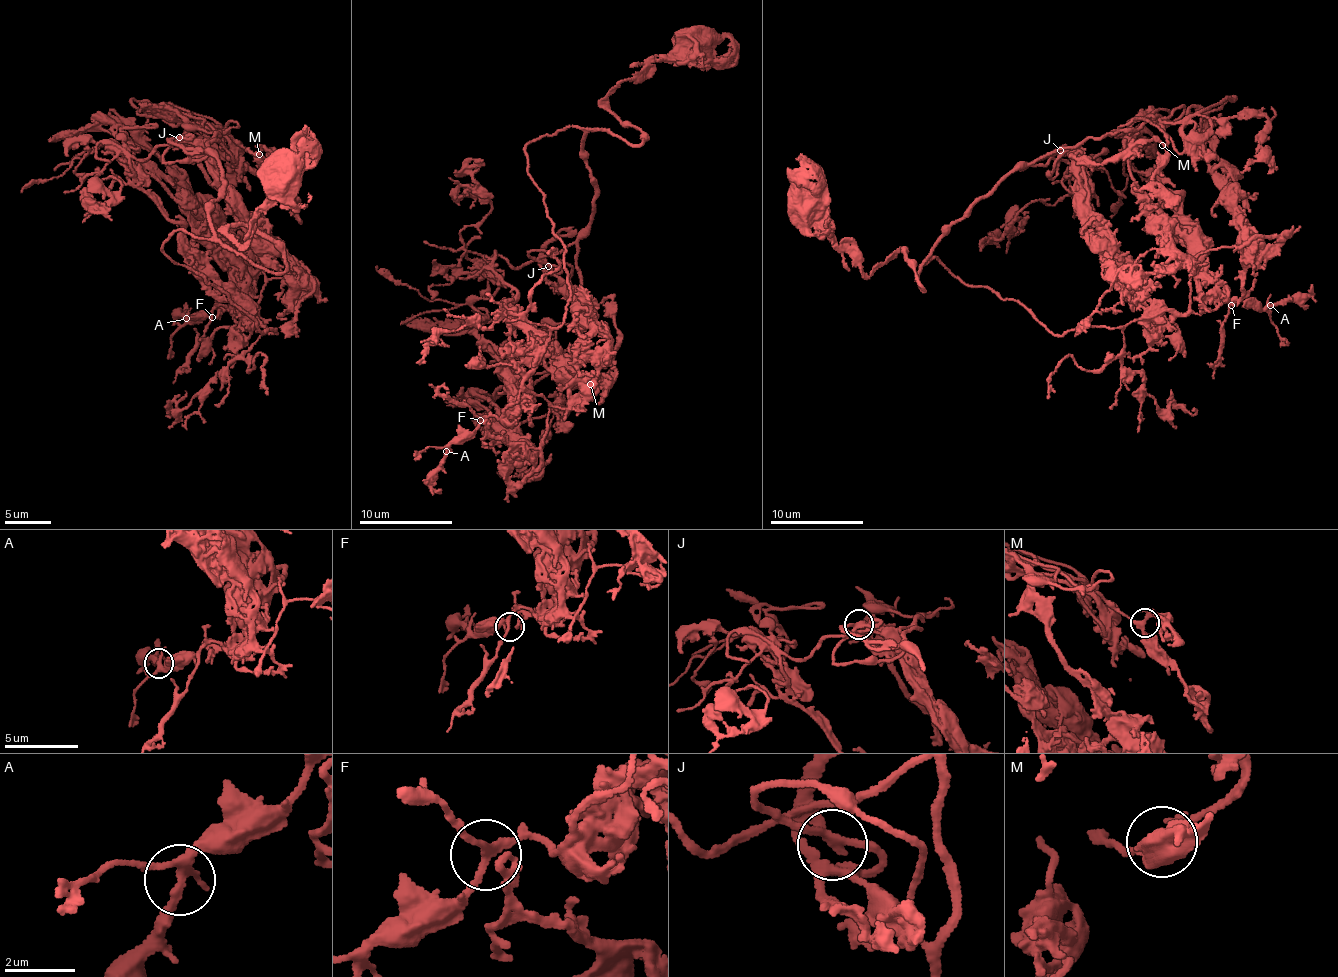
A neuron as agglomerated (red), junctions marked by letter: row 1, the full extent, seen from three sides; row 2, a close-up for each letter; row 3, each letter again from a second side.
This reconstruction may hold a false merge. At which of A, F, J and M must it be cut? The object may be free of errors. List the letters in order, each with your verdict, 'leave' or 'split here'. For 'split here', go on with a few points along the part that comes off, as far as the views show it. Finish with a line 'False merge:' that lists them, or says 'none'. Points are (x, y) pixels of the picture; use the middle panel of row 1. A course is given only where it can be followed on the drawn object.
A: leave
F: leave
J: leave
M: leave
False merge: none

